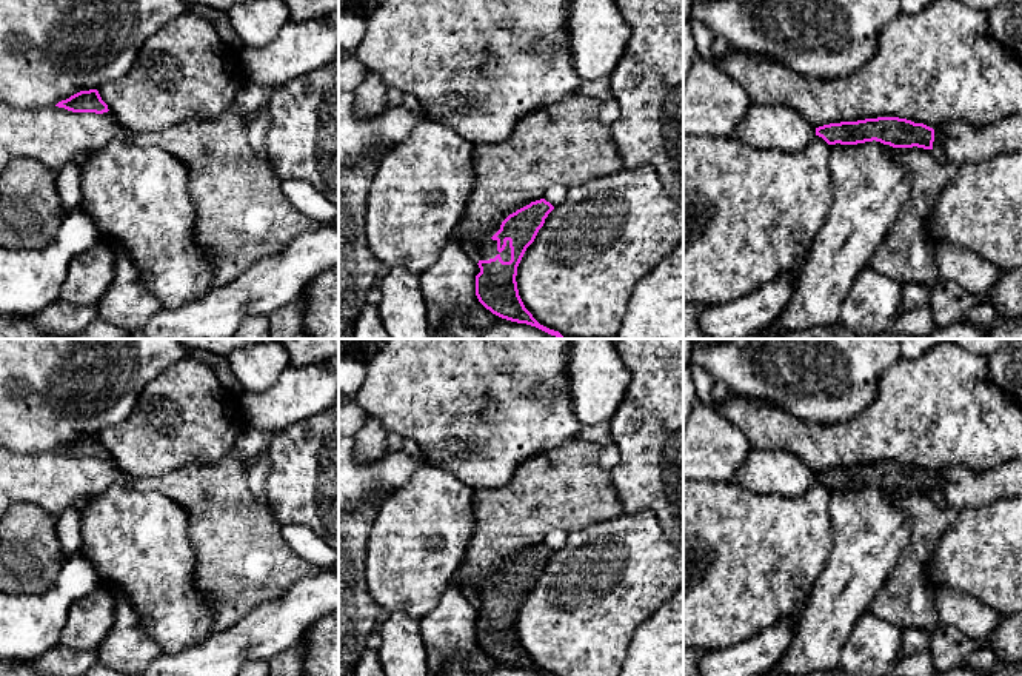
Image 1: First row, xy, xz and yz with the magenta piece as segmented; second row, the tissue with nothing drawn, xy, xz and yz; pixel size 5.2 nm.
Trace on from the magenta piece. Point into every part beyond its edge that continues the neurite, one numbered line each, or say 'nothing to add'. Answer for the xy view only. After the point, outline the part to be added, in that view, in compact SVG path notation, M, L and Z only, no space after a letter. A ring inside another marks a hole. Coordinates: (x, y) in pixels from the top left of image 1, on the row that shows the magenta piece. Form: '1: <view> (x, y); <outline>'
nothing to add

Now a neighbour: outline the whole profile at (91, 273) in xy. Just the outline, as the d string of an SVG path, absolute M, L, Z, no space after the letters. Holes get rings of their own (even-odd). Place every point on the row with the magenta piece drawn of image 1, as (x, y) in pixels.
M103 240L71 259L60 299L77 306L97 306L115 276L115 256Z

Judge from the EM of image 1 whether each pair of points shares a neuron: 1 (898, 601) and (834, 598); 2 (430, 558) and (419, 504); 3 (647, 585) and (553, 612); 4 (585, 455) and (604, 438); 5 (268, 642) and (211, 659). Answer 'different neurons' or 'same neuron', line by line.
1: different neurons
2: same neuron
3: same neuron
4: different neurons
5: same neuron

